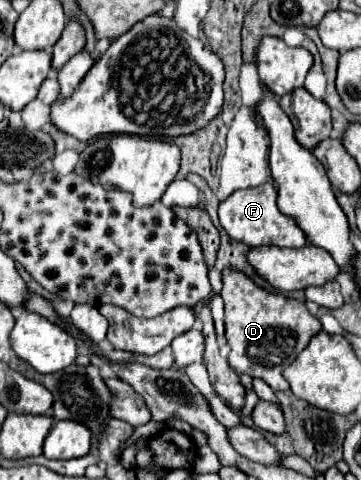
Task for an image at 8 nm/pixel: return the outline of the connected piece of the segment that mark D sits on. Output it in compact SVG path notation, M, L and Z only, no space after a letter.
M231 268L223 270L221 298L225 302L225 336L231 348L229 366L251 378L263 378L273 390L287 390L289 382L283 378L283 370L321 330L321 322L309 314L303 302L267 292L249 276Z

